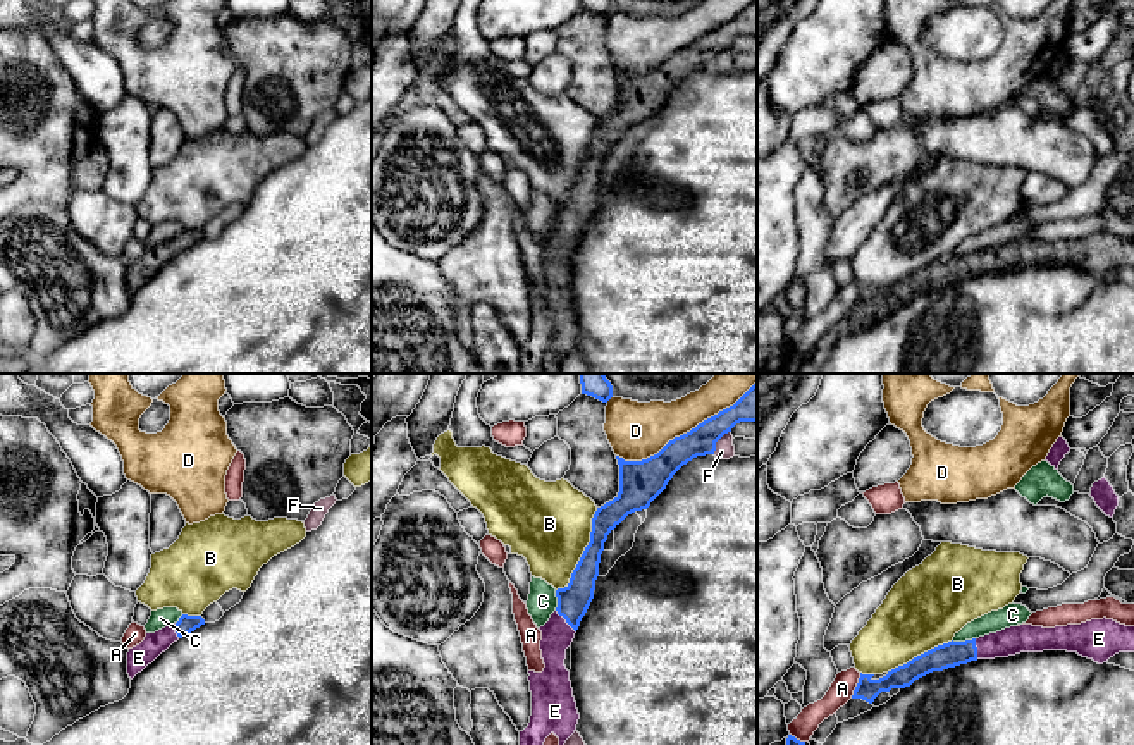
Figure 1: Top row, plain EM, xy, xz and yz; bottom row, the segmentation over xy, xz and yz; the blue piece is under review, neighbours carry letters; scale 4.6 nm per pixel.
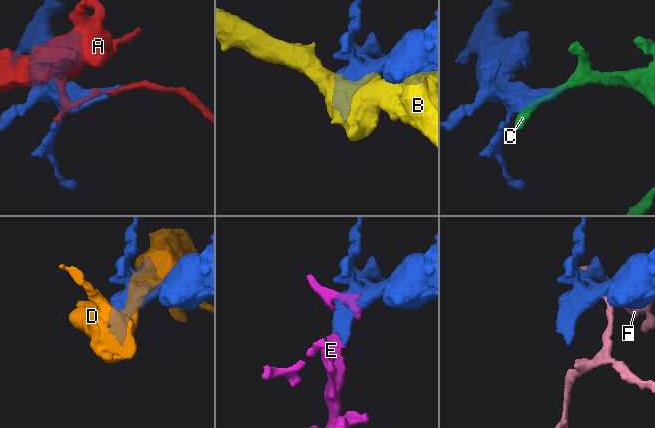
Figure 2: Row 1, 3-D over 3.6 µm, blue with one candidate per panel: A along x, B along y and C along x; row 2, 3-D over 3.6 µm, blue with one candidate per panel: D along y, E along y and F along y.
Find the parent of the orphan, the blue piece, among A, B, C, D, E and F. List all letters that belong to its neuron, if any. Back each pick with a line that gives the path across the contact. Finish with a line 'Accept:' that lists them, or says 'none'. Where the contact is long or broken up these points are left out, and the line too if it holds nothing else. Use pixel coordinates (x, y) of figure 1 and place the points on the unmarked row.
E: runs through xz (573, 215), (566, 236), (556, 248)
Accept: E

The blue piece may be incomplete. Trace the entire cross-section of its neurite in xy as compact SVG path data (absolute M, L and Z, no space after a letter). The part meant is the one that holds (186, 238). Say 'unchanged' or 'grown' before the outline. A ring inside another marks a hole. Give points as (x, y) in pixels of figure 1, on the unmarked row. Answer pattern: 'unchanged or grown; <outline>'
grown; M182 229L177 237L169 239L155 248L146 248L145 255L127 267L127 289L133 294L148 279L151 279L162 267L184 249L205 239L201 231Z

